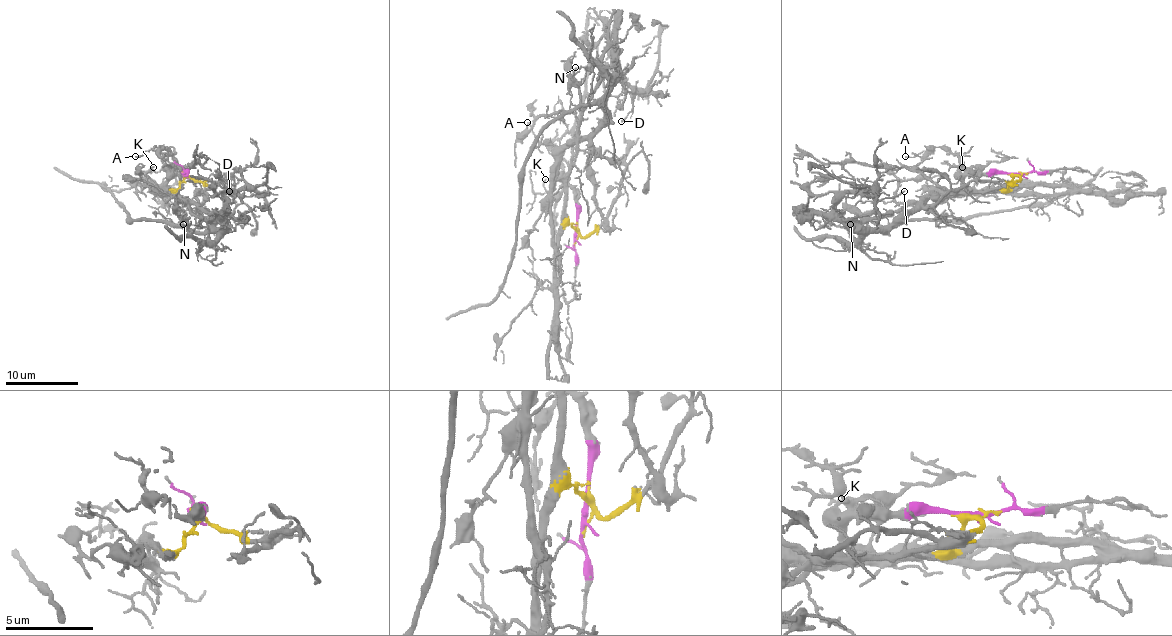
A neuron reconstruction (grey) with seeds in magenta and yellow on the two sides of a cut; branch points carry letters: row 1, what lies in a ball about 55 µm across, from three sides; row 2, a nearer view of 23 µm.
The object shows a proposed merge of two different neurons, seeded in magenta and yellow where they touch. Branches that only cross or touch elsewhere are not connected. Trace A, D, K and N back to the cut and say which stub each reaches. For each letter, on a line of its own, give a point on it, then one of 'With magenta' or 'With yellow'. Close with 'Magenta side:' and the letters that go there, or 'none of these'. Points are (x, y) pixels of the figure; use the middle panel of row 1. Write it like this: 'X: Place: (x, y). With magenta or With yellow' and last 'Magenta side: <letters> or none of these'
A: Place: (527, 122). With magenta
D: Place: (621, 121). With yellow
K: Place: (545, 179). With magenta
N: Place: (575, 67). With magenta
Magenta side: A, K, N

